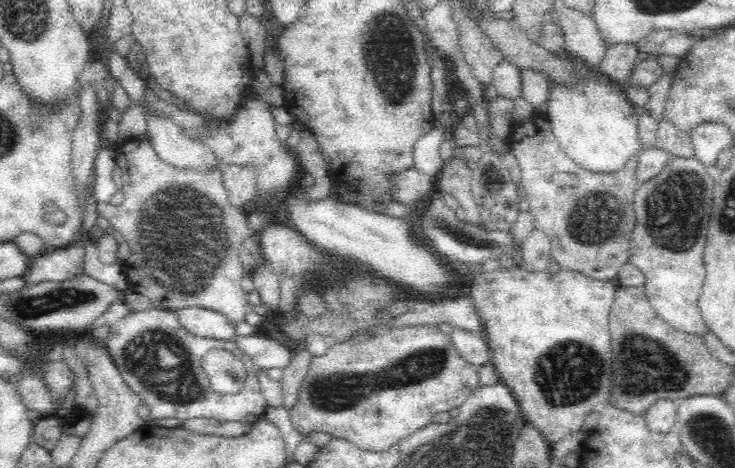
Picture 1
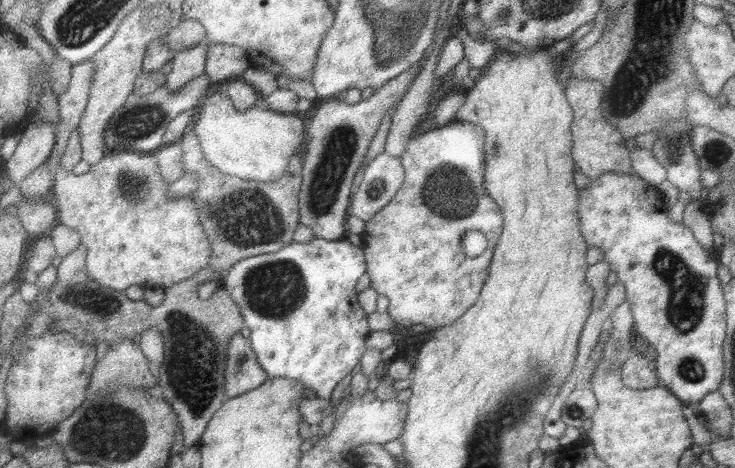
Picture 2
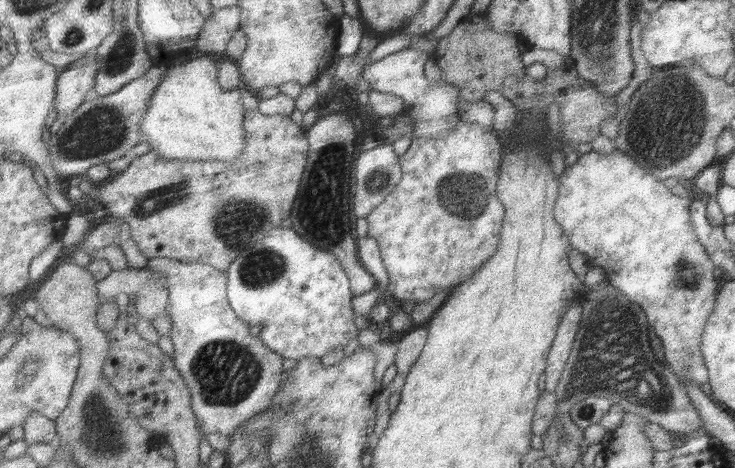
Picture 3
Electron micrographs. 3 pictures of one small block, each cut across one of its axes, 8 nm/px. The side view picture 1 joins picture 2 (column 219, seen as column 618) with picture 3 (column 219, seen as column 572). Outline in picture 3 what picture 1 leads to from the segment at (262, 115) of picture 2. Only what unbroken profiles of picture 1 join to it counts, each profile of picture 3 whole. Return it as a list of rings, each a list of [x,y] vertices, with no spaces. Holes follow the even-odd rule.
[[[193,54],[193,60],[169,70],[163,86],[155,92],[153,102],[149,104],[149,114],[143,122],[145,140],[159,152],[165,160],[213,160],[221,158],[223,162],[235,162],[237,158],[245,156],[247,150],[247,110],[243,106],[243,94],[227,92],[219,82],[219,64],[215,56],[201,56]]]

